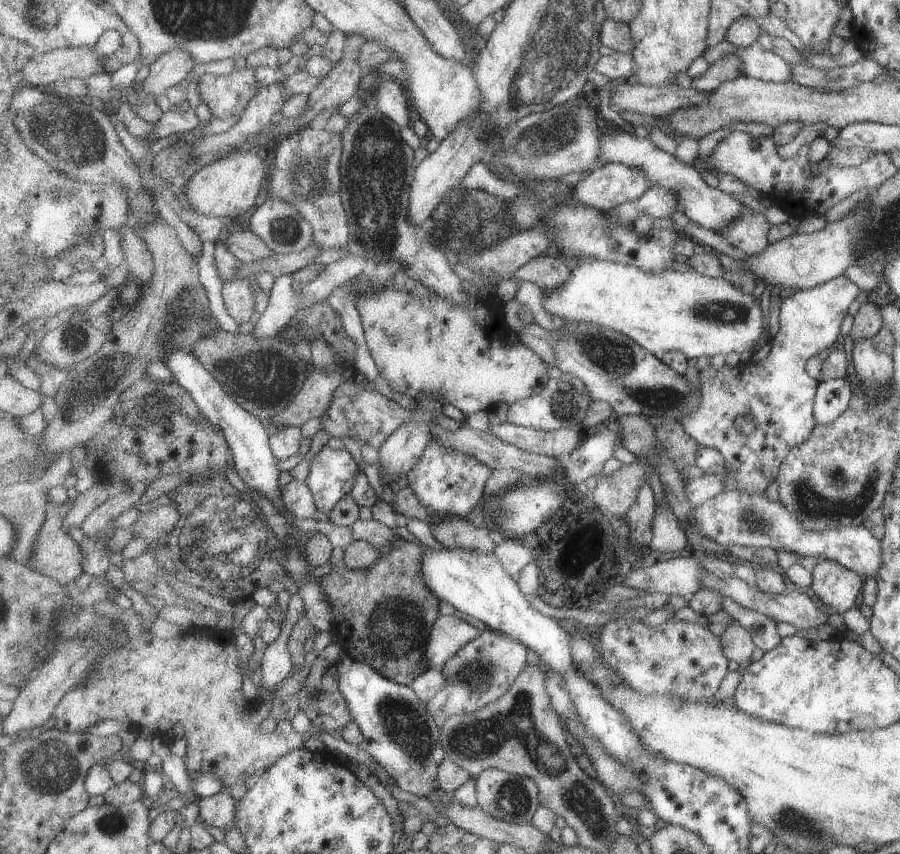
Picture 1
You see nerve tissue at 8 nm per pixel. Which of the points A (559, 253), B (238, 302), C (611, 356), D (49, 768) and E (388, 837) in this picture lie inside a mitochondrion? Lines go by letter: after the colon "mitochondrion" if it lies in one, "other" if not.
A: other
B: other
C: mitochondrion
D: mitochondrion
E: other

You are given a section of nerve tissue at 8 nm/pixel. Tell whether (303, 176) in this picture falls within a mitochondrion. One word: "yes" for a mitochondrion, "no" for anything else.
yes

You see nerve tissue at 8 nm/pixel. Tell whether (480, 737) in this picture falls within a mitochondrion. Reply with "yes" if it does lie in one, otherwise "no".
yes

